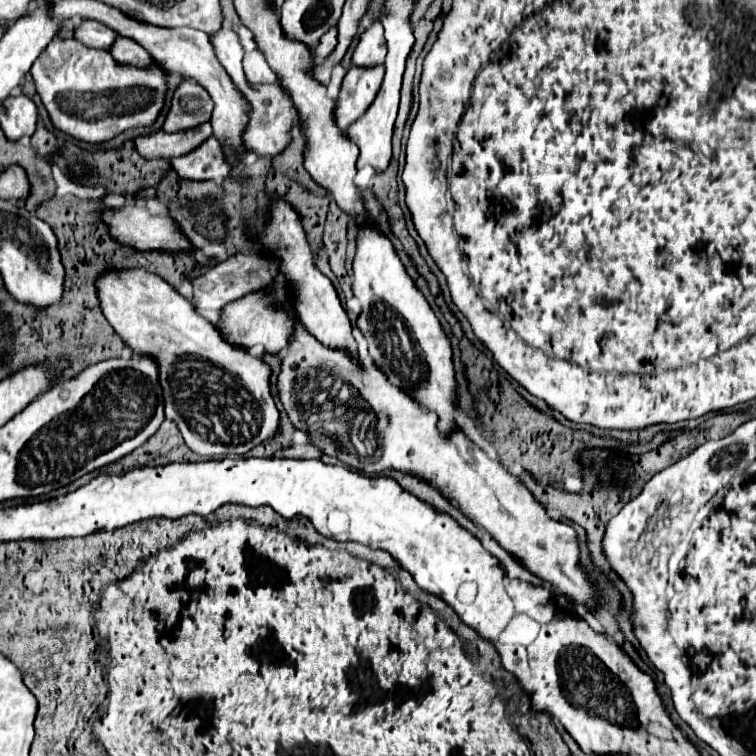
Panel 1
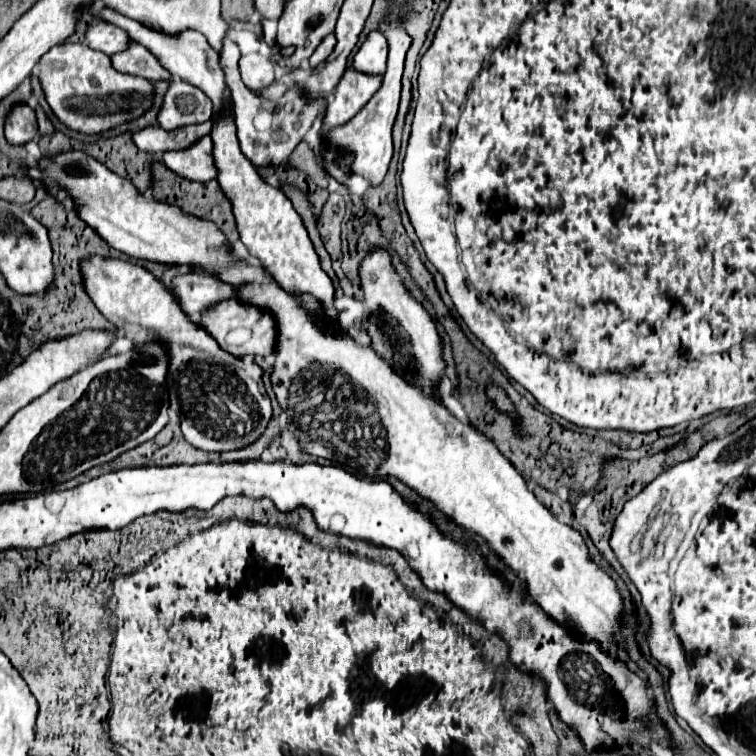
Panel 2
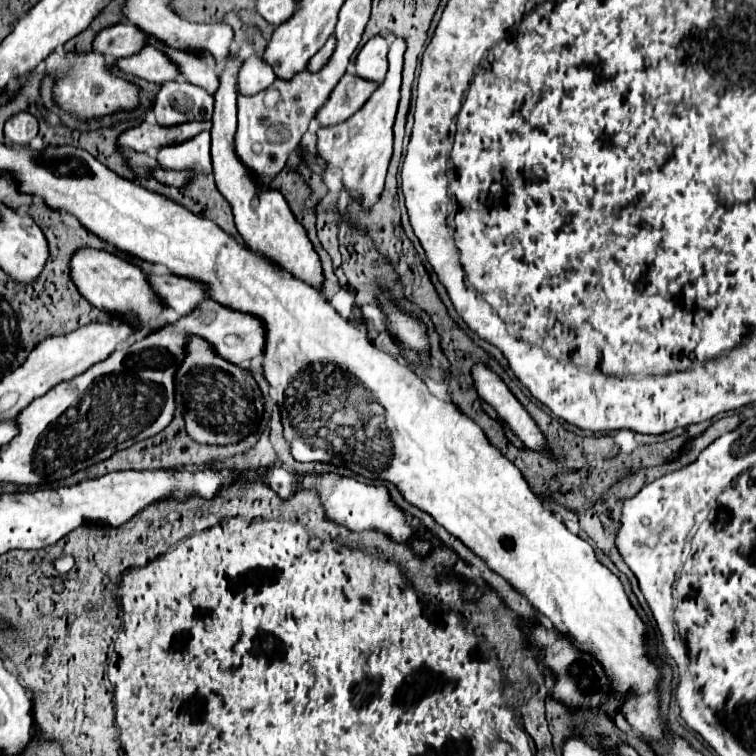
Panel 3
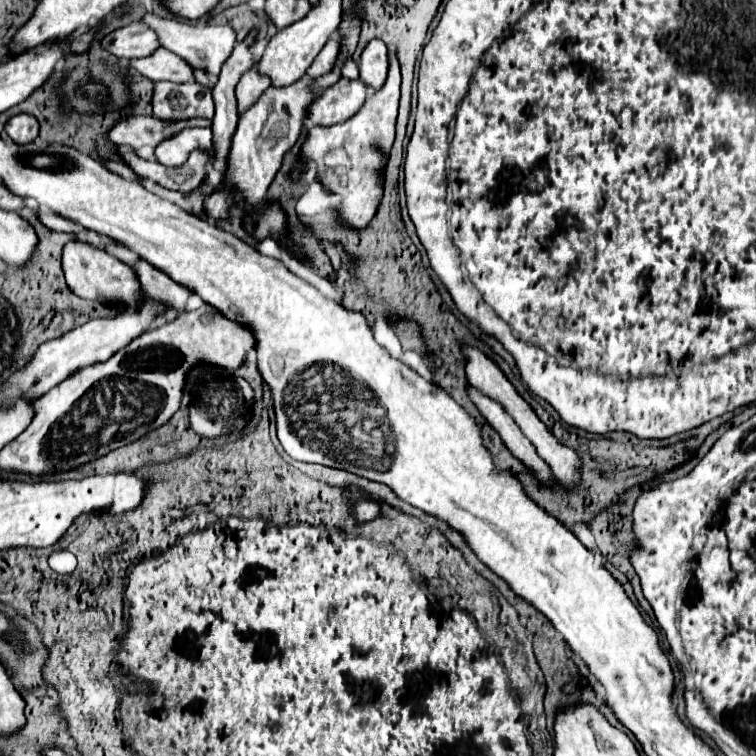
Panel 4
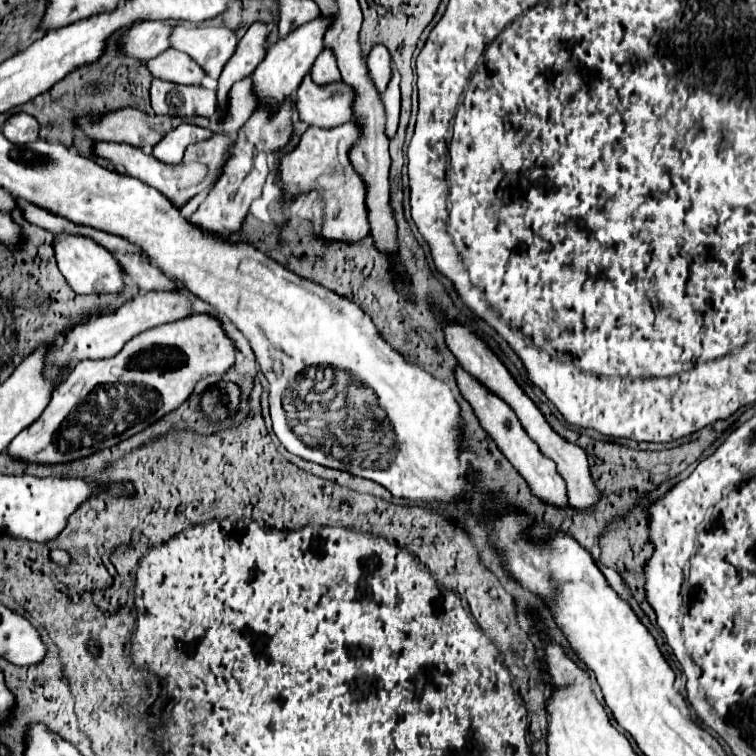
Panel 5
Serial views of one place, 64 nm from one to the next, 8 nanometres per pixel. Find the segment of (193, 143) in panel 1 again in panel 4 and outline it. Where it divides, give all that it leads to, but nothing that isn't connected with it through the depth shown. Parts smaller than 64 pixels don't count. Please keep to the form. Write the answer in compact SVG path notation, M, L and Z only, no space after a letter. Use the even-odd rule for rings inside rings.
M128 116L110 128L106 138L110 142L114 142L116 146L130 146L134 150L138 150L142 146L156 148L166 138L178 134L184 128L194 128L194 126L208 128L208 126L212 126L212 120L190 118L190 120L166 122L166 120L160 120L154 116Z

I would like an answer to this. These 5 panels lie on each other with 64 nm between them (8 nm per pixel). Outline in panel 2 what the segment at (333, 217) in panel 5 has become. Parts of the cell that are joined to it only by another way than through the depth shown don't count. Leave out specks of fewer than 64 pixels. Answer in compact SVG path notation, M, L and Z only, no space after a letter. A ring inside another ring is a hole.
M400 28L388 30L386 38L388 38L390 52L388 52L388 68L382 78L380 90L370 98L370 102L346 126L328 128L322 132L324 148L332 150L336 154L346 154L346 152L352 154L354 160L350 166L350 174L362 176L364 180L368 180L370 186L380 186L380 182L386 176L390 158L392 158L392 126L394 126L394 118L396 118L398 102L400 102L400 78L402 78L402 70L404 70L404 56L412 42L412 38Z

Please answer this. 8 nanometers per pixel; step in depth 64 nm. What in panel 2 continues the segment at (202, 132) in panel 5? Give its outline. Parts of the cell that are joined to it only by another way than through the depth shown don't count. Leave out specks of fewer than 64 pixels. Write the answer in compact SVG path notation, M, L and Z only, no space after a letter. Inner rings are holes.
M210 136L200 138L198 142L194 142L194 146L188 146L186 150L168 150L166 154L162 154L162 162L178 176L184 176L196 182L214 180L218 174L212 158Z

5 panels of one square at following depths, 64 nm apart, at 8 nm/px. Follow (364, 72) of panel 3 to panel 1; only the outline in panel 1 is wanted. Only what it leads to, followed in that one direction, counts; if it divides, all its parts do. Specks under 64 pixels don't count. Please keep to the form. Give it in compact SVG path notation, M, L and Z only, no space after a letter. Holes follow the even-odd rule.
M374 22L362 36L354 50L352 62L354 66L370 68L376 64L384 64L386 58L386 40L384 40L384 28L382 24Z

